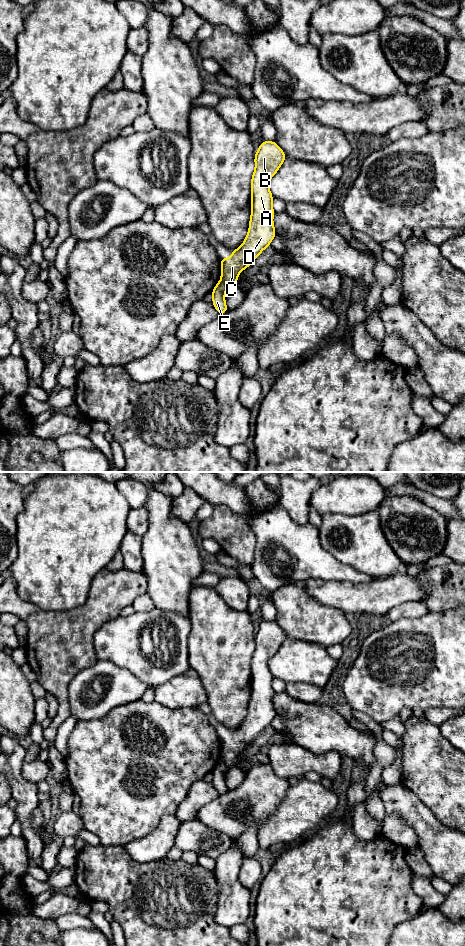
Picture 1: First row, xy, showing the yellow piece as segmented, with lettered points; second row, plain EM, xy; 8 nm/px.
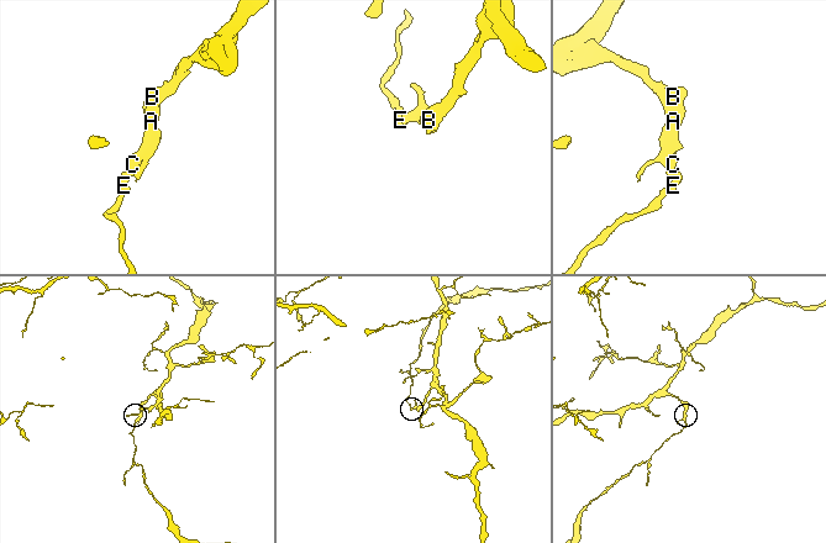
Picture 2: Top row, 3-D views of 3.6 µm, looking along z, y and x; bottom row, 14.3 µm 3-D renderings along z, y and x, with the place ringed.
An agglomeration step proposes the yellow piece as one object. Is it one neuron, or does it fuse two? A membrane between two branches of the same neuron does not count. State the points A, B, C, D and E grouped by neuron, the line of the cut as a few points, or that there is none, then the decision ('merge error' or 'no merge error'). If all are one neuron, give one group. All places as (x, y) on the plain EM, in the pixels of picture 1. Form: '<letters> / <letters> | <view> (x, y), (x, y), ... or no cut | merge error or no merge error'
A B C D / E | xy (220, 760), (228, 767) | merge error

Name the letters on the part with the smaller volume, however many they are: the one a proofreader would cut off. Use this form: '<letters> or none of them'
E

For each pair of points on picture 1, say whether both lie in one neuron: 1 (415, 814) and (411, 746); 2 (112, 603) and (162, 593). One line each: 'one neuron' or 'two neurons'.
1: two neurons
2: two neurons

